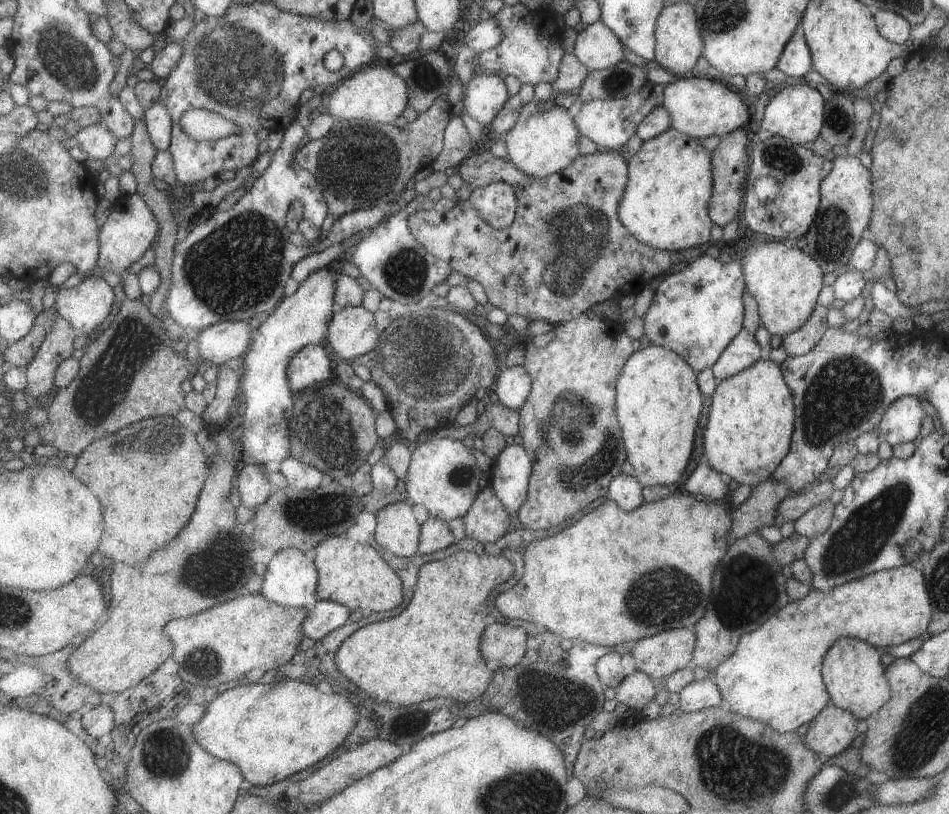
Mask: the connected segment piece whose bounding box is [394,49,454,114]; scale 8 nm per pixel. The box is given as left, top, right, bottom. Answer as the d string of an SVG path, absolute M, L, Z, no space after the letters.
M439 49L394 67L409 86L409 106L419 114L430 110L439 96L447 95L453 80L453 61Z

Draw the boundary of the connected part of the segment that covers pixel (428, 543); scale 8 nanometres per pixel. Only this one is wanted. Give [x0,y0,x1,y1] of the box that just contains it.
[418,516,458,555]

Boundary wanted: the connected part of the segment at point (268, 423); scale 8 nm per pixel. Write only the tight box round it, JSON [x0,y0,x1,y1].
[238,261,339,467]

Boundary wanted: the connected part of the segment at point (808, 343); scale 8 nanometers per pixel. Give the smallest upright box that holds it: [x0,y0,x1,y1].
[780,304,828,355]

